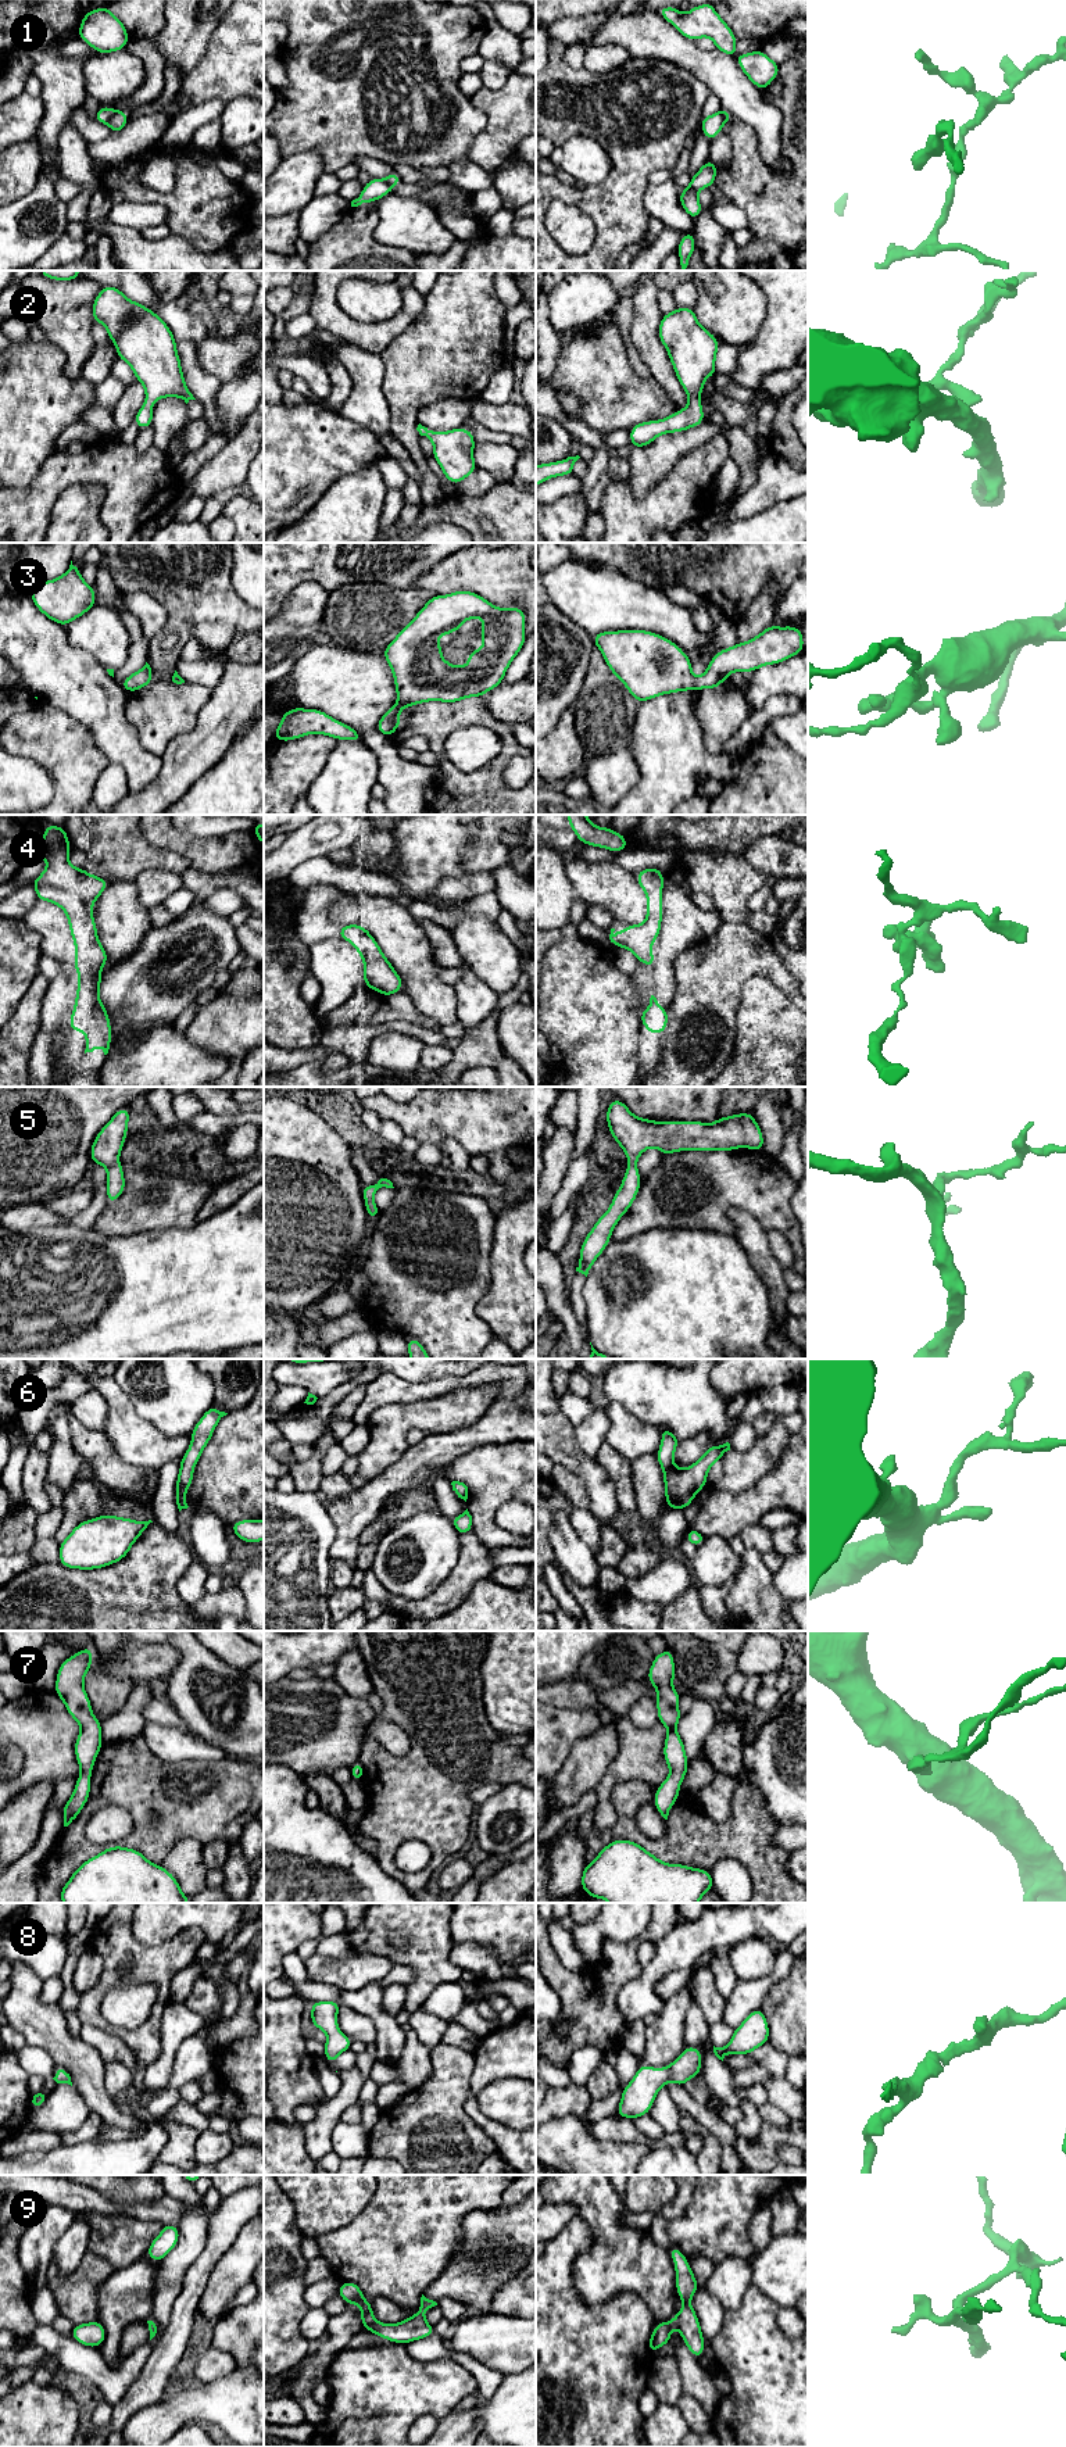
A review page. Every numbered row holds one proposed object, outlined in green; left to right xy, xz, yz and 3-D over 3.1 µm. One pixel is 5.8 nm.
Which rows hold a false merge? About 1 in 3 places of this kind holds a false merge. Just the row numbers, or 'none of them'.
1

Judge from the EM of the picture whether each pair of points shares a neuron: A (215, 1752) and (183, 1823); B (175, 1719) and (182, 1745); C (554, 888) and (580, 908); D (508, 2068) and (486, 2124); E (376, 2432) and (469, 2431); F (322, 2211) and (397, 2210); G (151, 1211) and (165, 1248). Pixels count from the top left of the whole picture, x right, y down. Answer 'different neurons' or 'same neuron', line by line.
A: different neurons
B: different neurons
C: different neurons
D: same neuron
E: different neurons
F: different neurons
G: different neurons

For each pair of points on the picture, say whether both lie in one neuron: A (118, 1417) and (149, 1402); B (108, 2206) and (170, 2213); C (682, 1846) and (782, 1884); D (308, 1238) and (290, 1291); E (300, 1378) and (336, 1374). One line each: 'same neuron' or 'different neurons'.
A: different neurons
B: same neuron
C: same neuron
D: same neuron
E: same neuron

